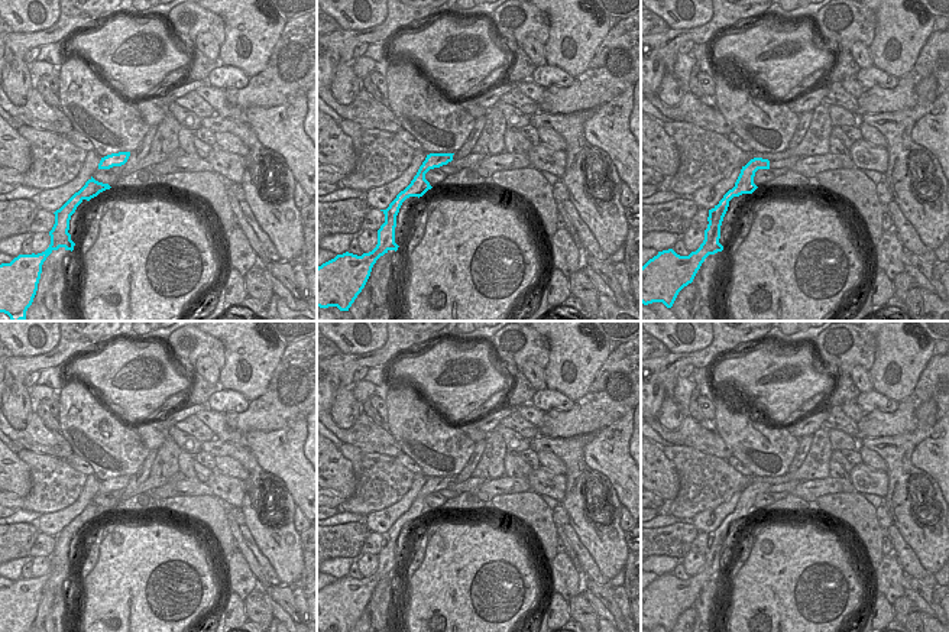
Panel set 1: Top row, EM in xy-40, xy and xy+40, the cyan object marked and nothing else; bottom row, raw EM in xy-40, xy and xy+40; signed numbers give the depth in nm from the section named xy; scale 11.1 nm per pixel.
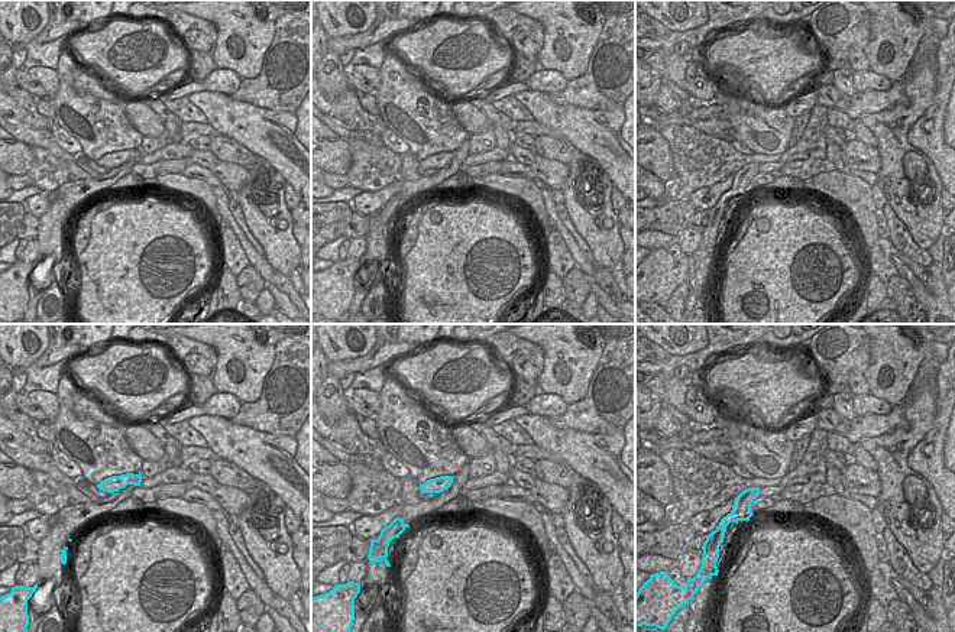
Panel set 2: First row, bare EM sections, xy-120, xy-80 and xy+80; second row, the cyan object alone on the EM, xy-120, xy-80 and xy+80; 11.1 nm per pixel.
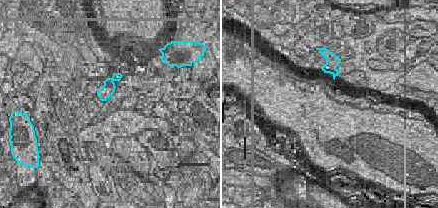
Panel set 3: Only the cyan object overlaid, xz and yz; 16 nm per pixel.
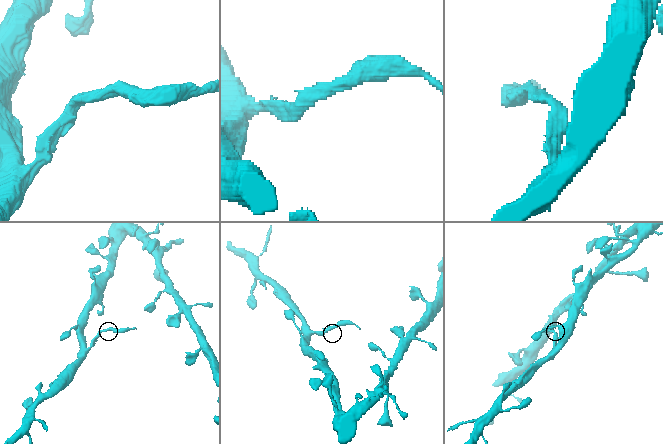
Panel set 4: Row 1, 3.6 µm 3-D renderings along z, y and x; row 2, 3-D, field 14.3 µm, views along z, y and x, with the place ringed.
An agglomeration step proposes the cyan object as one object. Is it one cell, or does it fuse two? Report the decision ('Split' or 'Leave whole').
Split.

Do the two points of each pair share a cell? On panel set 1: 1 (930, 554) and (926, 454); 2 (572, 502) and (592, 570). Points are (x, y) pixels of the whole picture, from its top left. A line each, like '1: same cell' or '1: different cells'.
1: different cells
2: different cells

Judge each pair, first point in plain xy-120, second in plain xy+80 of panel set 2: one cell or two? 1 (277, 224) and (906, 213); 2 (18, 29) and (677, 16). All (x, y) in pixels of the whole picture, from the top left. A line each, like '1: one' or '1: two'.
1: one
2: one

